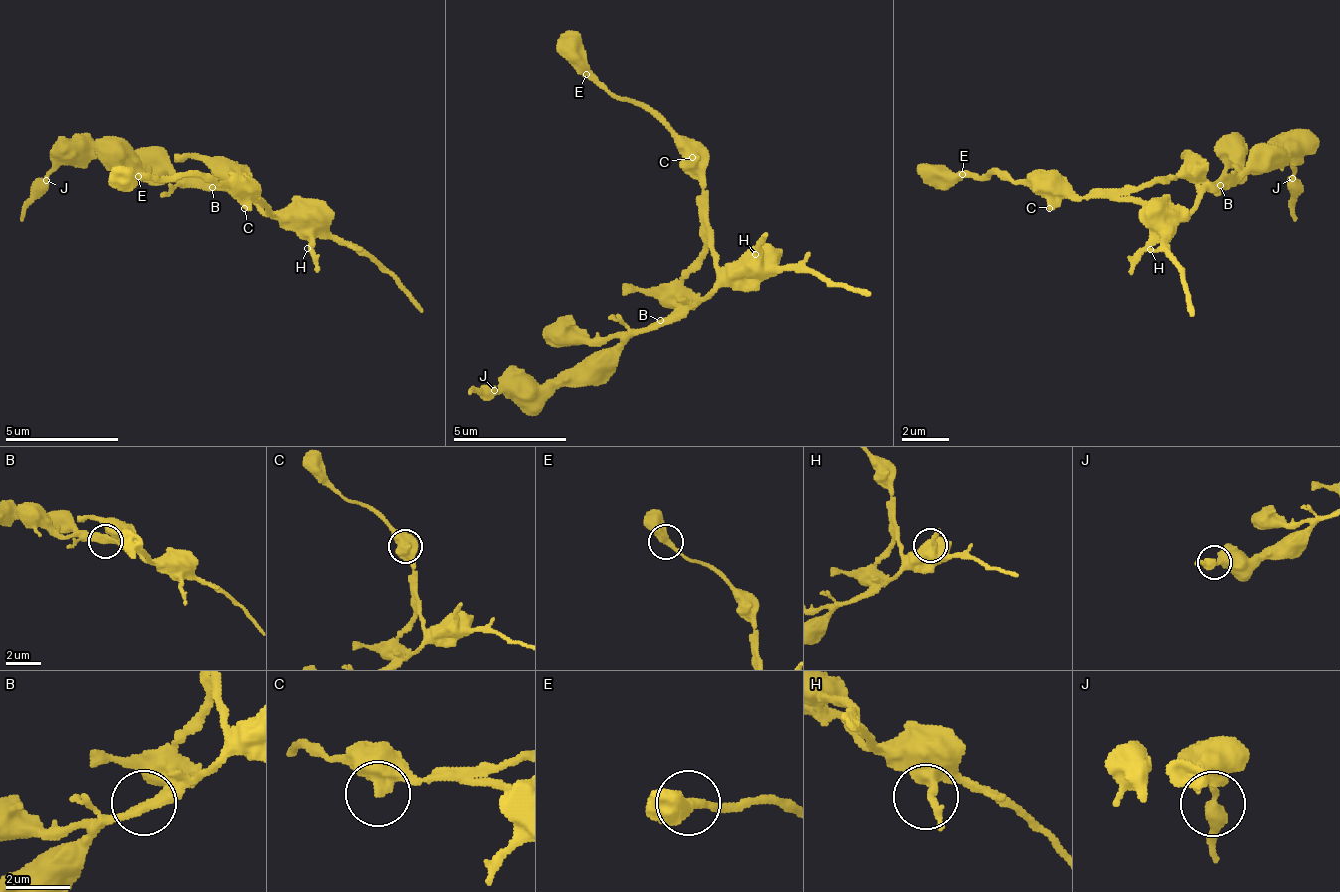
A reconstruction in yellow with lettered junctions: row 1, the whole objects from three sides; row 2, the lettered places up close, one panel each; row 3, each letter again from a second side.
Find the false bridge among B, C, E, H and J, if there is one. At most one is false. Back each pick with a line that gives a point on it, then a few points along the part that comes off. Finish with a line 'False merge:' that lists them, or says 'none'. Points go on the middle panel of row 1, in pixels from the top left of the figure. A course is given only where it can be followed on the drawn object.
B: (660, 320) | (658, 322), (635, 327), (590, 356), (516, 384), (471, 396)
False merge: B

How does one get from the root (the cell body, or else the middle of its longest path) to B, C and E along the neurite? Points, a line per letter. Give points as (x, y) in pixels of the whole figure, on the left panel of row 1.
B: (233, 180), (227, 180), (222, 186), (210, 186)
C: (233, 180), (244, 180), (256, 191), (256, 197), (244, 208)
E: (233, 180), (244, 180), (256, 191), (256, 197), (239, 197), (227, 186), (216, 186), (199, 174), (136, 174)

